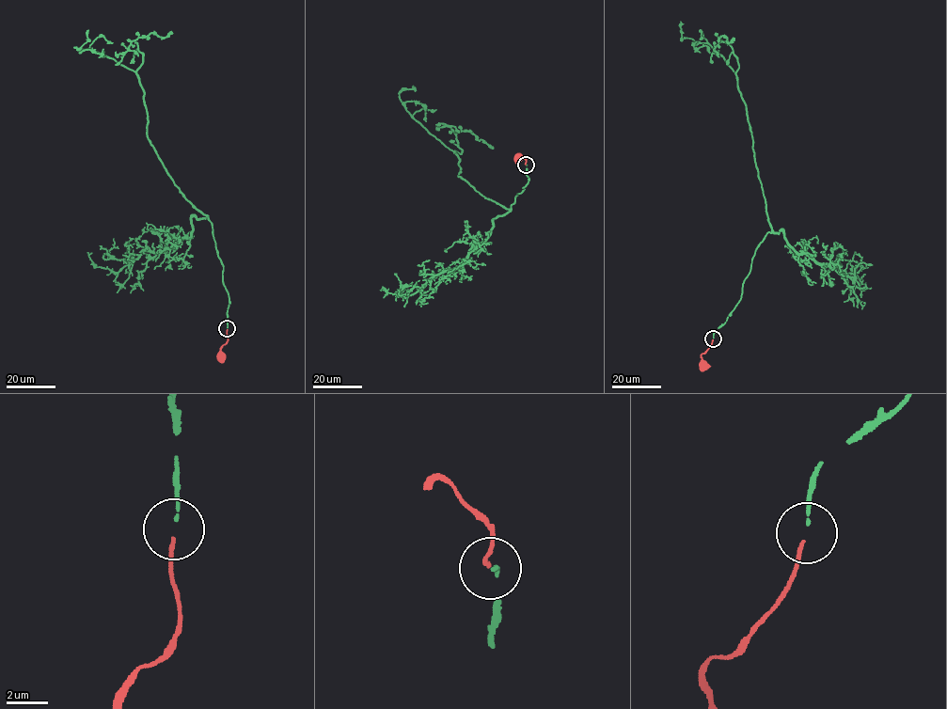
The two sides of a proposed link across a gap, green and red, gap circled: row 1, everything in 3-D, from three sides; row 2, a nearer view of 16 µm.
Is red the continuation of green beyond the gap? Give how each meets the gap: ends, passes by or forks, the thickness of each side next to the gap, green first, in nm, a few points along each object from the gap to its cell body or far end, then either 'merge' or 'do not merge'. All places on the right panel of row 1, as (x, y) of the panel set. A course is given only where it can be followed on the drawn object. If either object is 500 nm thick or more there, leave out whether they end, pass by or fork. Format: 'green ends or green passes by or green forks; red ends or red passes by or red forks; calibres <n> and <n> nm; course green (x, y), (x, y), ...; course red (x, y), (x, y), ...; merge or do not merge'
green ends; red ends; calibres 150 and 180 nm; course green (713, 338), (741, 297), (756, 248), (772, 228), (737, 77), (713, 47), (693, 42), (710, 53); course red (713, 339), (701, 354), (702, 364); merge

